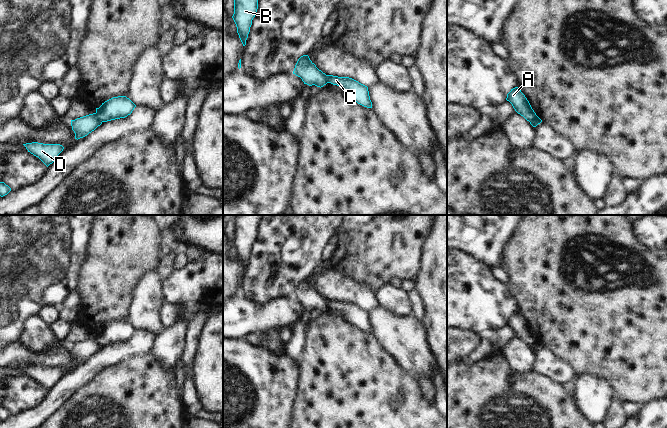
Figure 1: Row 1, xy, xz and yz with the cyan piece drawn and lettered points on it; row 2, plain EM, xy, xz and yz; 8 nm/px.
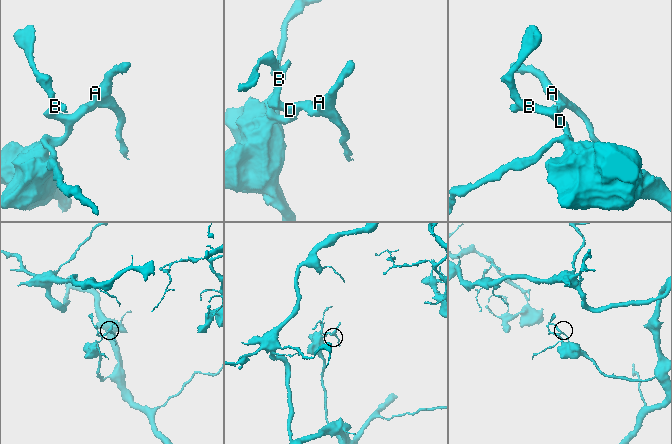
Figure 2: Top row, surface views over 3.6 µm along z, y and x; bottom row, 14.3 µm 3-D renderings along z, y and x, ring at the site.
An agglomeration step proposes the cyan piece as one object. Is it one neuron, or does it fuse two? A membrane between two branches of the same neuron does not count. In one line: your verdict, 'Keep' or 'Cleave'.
Cleave

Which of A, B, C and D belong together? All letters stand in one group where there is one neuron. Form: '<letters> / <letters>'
A C / B D

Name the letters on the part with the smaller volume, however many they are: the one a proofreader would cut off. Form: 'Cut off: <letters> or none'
Cut off: A, C

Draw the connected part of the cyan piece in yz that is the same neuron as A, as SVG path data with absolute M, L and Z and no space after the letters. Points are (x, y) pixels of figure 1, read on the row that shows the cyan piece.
M518 87L511 89L507 94L506 100L509 101L515 111L523 116L527 121L531 122L537 117L529 101Z

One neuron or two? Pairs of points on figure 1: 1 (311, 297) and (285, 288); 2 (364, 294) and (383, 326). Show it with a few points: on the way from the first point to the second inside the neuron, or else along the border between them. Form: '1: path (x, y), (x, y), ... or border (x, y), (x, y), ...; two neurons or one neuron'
1: border (306, 278), (303, 278), (298, 283), (292, 296); two neurons
2: border (377, 304), (368, 311); two neurons

